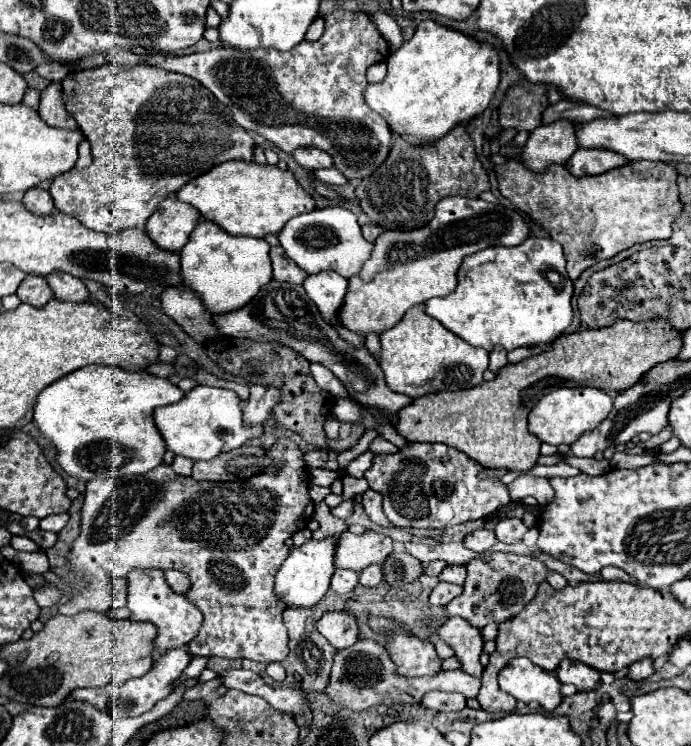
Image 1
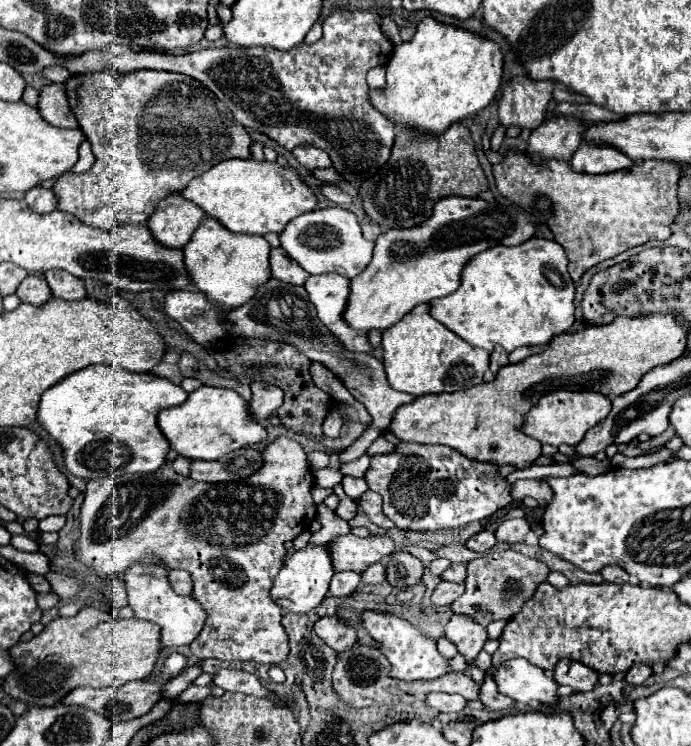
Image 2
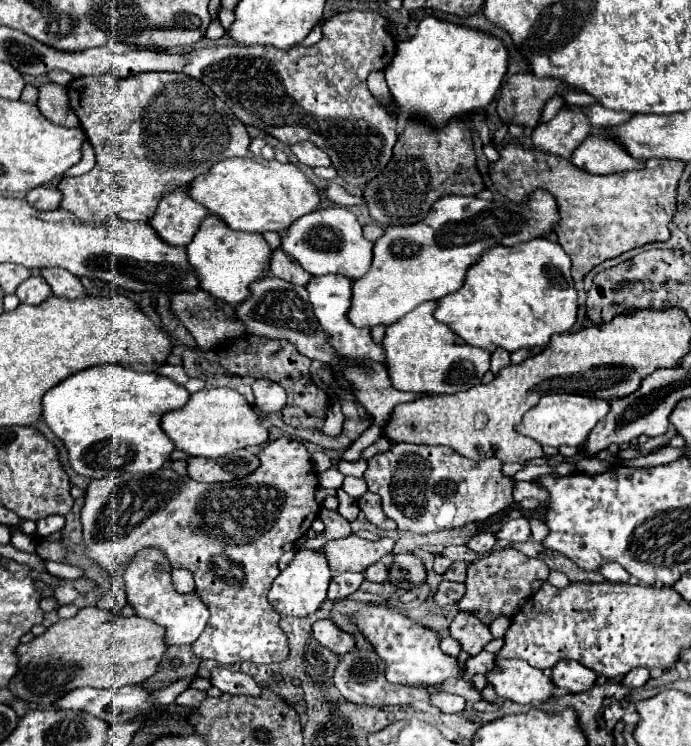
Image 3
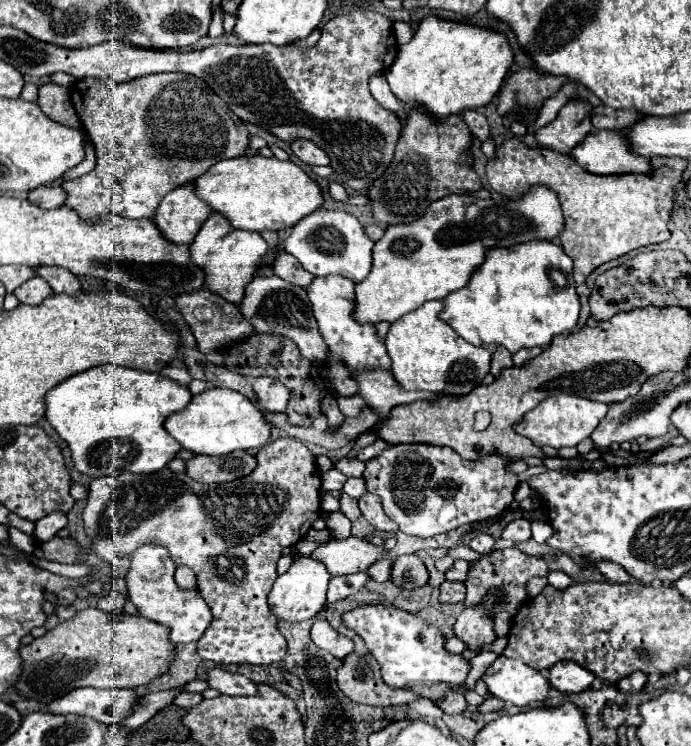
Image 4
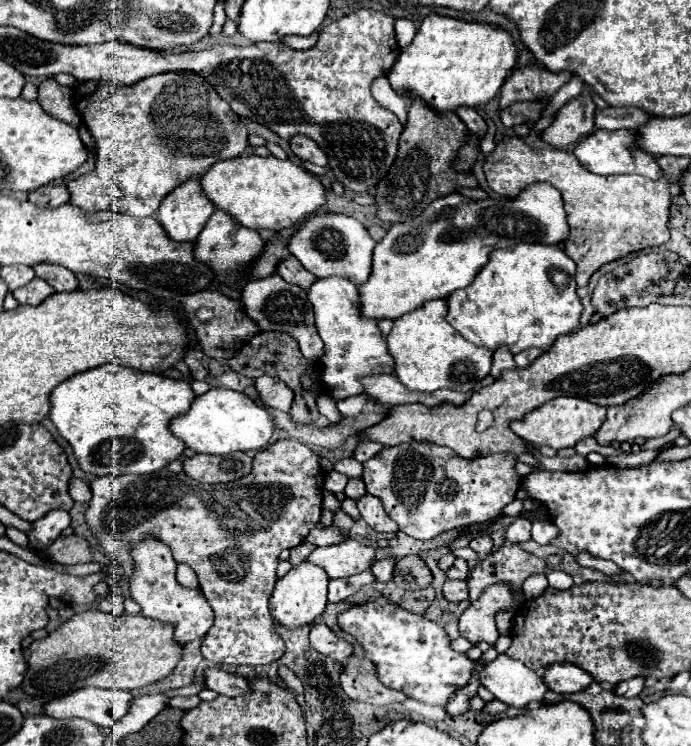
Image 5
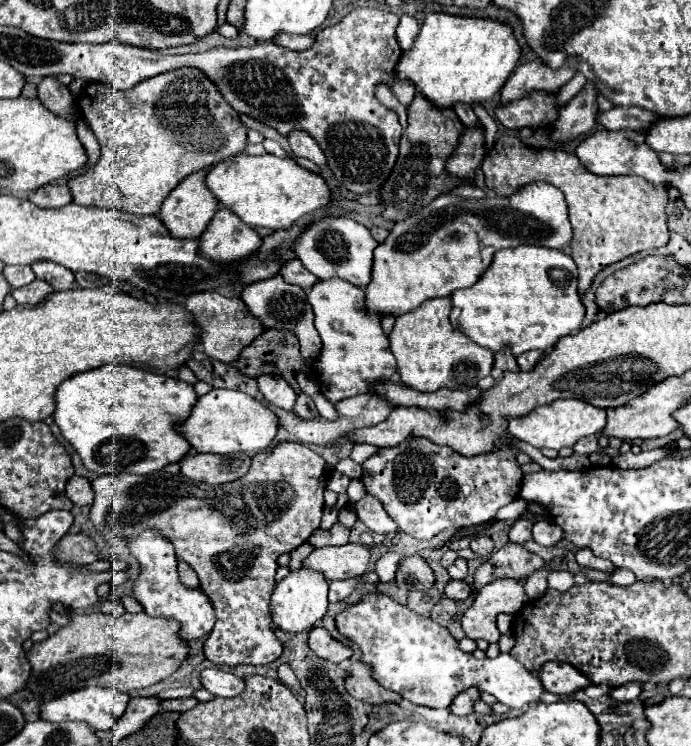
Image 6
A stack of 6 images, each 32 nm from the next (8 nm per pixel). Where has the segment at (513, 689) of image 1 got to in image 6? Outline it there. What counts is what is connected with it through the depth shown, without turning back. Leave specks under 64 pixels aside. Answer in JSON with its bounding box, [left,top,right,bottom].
[336,594,544,708]

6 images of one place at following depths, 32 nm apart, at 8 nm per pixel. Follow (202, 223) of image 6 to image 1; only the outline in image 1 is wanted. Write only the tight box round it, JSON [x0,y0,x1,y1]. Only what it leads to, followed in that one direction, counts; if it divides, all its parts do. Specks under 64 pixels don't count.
[144,196,200,252]

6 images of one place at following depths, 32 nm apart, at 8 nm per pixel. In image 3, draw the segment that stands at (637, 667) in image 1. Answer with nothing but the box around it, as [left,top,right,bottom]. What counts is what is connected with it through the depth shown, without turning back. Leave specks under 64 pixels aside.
[622,668,650,688]

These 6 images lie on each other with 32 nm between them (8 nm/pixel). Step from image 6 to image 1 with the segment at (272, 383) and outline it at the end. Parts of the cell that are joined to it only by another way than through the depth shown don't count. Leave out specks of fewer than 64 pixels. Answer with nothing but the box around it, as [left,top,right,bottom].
[244,386,280,426]

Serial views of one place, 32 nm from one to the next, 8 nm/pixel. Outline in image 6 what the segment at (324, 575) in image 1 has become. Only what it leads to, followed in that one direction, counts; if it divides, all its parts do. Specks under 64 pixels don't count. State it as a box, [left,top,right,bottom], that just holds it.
[270,566,328,632]

